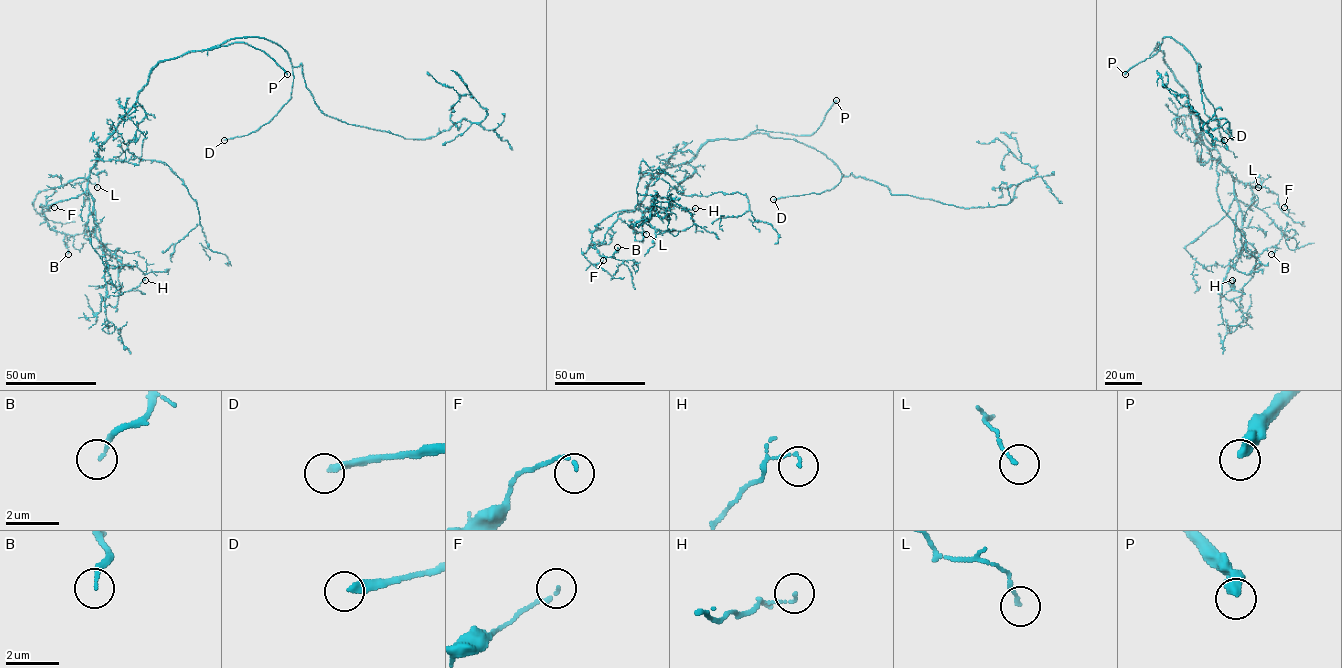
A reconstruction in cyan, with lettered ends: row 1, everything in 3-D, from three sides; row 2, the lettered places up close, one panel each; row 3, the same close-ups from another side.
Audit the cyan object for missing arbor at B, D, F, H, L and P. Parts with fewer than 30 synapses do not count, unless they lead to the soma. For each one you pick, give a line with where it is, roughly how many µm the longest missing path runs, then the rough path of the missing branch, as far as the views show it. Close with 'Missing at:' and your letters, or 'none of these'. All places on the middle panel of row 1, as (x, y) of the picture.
B: at (617, 247); about 25 µm are missing; missing branch runs (617, 247), (617, 234)
D: at (773, 199); about 140 µm are missing; missing branch runs (773, 199), (742, 208), (715, 207), (699, 192), (698, 134), (715, 121), (742, 125)
P: at (836, 100); about 9 µm are missing
Missing at: B, D, P

